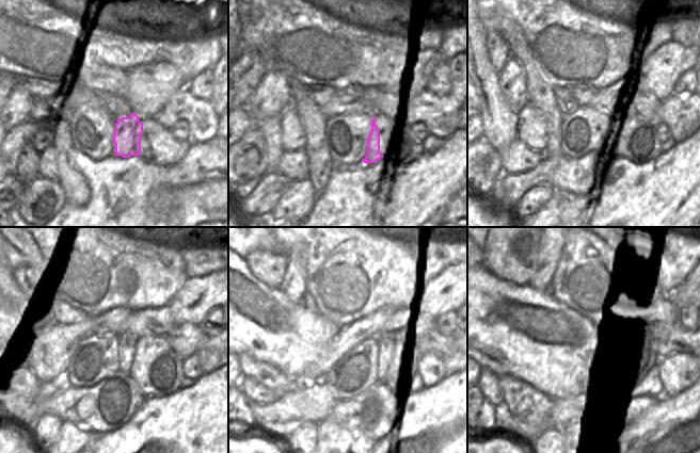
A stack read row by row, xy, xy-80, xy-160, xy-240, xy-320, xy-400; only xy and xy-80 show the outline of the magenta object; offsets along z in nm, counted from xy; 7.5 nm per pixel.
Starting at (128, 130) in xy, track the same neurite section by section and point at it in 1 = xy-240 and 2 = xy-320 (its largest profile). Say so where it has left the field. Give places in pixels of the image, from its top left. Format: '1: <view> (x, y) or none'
1: xy-240 (138, 346)
2: xy-320 (384, 342)

